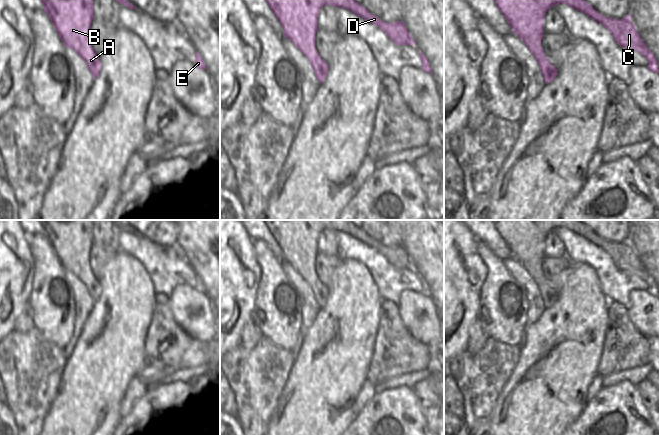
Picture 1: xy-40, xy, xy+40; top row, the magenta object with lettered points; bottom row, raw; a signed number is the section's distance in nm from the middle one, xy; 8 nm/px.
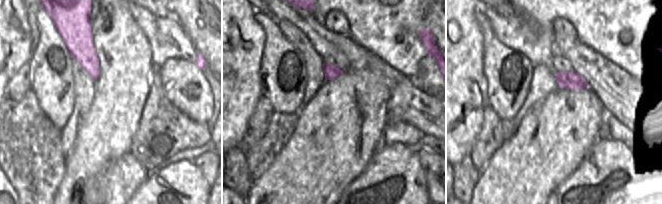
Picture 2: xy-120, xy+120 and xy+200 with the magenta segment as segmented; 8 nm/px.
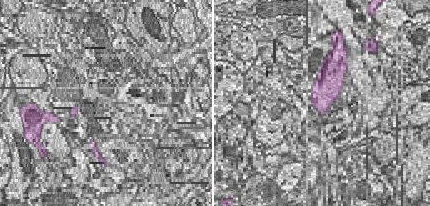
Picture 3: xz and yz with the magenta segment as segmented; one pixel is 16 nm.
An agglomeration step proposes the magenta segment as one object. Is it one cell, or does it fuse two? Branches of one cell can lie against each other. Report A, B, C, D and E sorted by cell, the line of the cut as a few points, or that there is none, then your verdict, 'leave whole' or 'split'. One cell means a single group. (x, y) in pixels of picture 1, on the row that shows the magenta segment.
A B C D E | no cut | leave whole

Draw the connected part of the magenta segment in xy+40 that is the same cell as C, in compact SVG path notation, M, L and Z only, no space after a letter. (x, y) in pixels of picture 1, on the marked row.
M494 0L497 8L507 20L514 33L529 49L539 64L545 84L557 76L557 69L543 52L543 20L550 7L564 3L600 23L609 30L615 42L622 47L630 47L647 60L647 68L659 73L659 66L653 53L647 48L631 22L628 13L622 19L612 19L596 11L584 0Z

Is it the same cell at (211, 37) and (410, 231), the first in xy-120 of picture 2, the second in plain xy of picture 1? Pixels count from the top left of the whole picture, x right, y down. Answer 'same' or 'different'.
same

